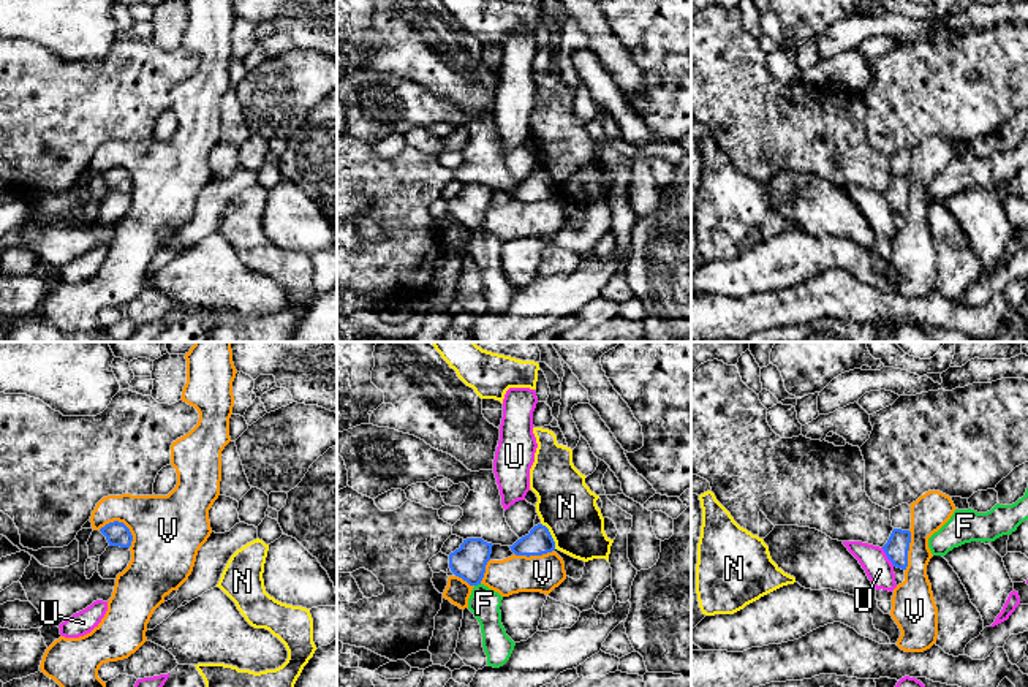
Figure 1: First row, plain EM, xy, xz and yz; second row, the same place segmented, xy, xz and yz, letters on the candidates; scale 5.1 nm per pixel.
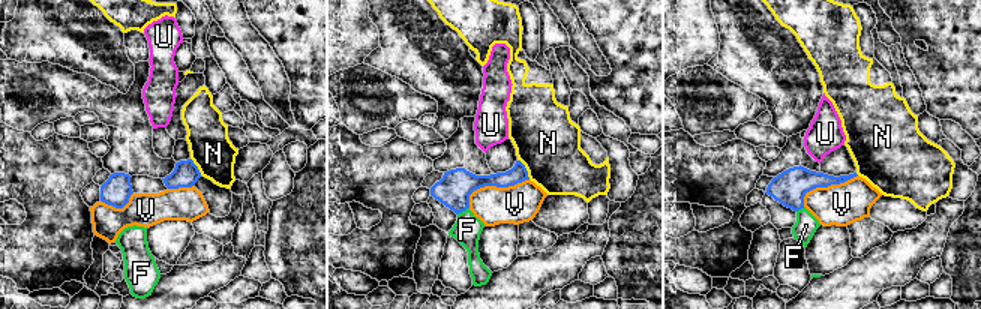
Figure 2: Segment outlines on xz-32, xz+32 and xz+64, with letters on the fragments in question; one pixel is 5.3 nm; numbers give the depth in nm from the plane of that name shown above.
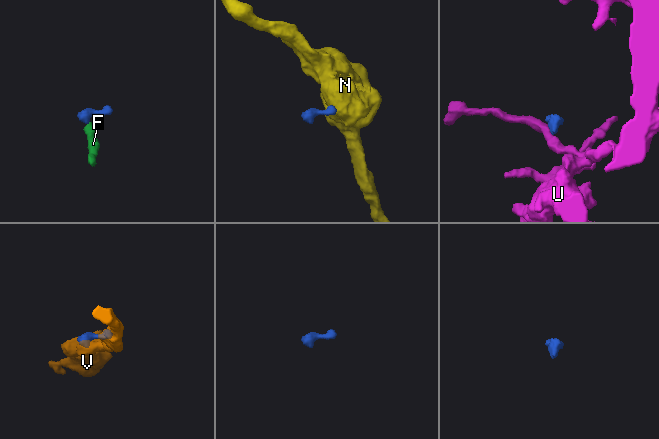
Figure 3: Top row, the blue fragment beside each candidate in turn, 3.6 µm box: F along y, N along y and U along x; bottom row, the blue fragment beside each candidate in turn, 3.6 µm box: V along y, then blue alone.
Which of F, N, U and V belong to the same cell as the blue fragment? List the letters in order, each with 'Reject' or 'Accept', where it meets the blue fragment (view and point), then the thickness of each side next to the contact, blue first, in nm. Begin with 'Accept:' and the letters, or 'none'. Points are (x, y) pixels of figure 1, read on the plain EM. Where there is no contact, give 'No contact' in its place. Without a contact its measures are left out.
Accept: F
F: Accept. Touches blue at xz (476, 230). Thickness 180 nm (blue) against 160 nm
N: Reject. Touches blue at xz (551, 181). Thickness 140 nm (blue) against 300 nm
U: Reject. Touches blue at yz (888, 203). Thickness 120 nm (blue) against 140 nm
V: Reject. Touches blue at xy (122, 168). Thickness 120 nm (blue) against 360 nm

